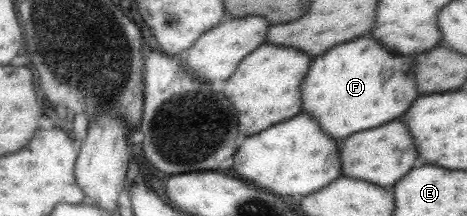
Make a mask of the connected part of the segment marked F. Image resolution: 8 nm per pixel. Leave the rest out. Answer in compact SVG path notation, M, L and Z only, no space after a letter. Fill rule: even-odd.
M358 37L354 41L346 41L342 45L336 45L310 63L308 75L304 77L302 87L300 87L304 112L312 115L320 123L326 135L330 135L332 139L340 142L353 133L380 127L385 123L398 120L398 115L402 117L410 109L414 99L418 97L418 89L412 79L412 73L414 73L412 61L414 61L412 55L396 55L396 53L384 49L382 45L378 45L376 39ZM386 69L394 69L394 75L390 79L382 77L382 73Z

